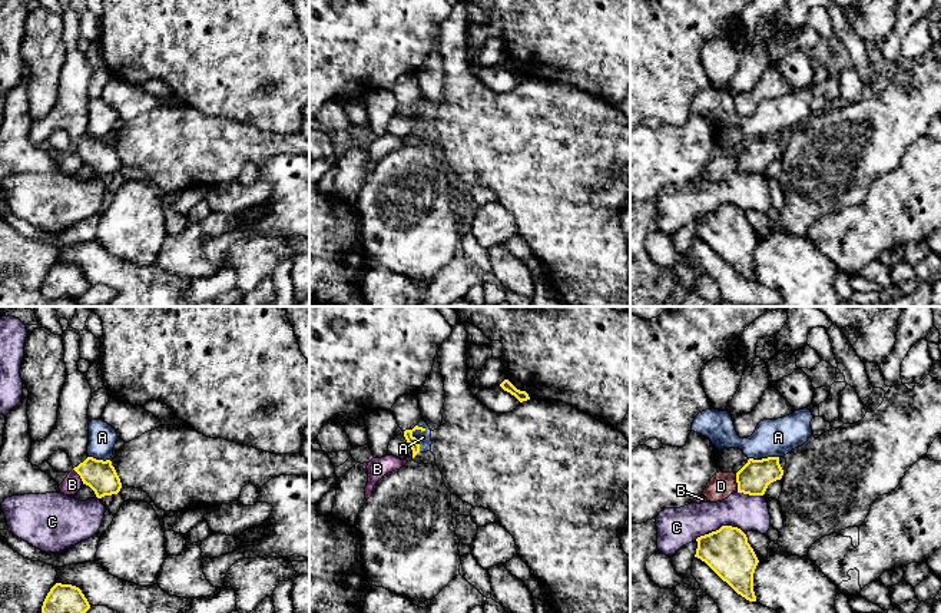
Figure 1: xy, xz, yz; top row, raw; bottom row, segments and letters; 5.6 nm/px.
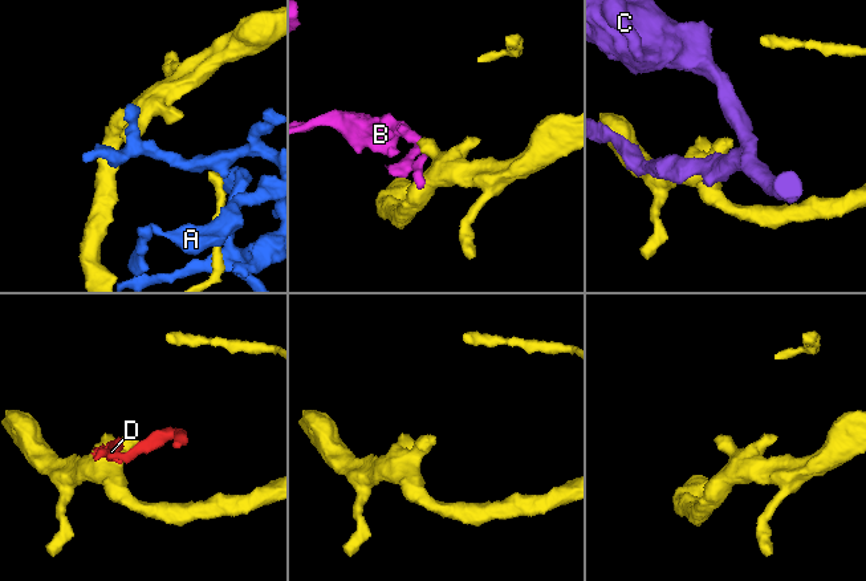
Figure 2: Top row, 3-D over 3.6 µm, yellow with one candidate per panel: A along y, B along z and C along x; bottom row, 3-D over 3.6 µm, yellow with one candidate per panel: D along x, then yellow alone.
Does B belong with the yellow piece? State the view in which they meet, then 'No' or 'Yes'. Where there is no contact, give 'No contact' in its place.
Touches yellow in xy. No

